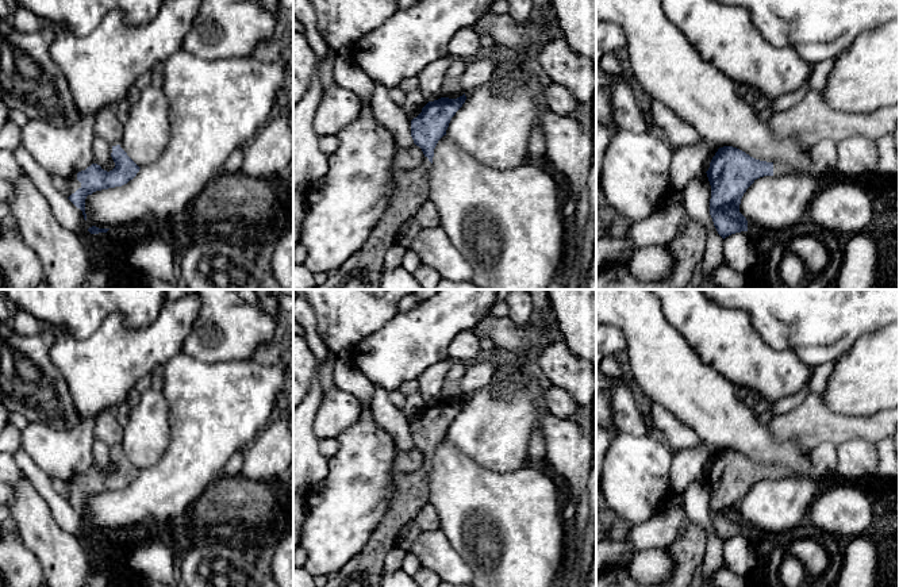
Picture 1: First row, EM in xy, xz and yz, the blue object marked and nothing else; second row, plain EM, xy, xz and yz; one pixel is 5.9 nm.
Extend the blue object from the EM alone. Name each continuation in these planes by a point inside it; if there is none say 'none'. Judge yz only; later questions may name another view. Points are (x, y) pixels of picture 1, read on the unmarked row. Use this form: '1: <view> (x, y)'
1: yz (778, 472)

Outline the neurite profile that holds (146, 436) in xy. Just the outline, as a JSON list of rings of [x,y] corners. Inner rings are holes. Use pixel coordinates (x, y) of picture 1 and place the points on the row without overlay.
[[[150,387],[134,395],[123,429],[119,448],[127,459],[139,471],[157,464],[170,442],[169,406],[162,391]]]

